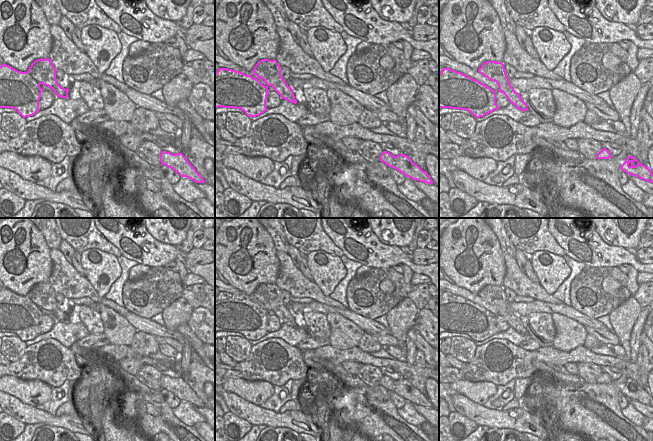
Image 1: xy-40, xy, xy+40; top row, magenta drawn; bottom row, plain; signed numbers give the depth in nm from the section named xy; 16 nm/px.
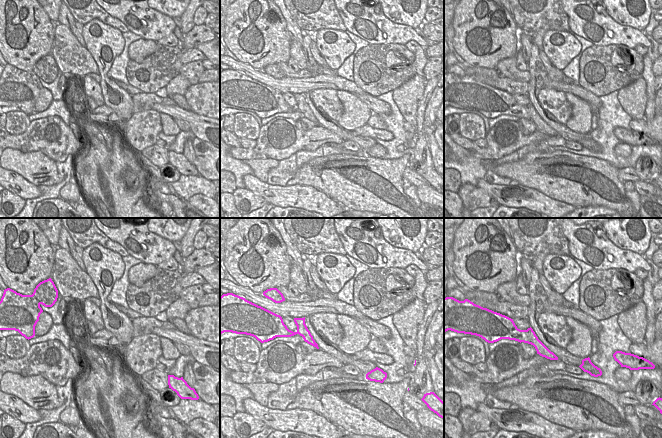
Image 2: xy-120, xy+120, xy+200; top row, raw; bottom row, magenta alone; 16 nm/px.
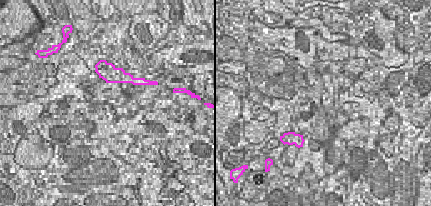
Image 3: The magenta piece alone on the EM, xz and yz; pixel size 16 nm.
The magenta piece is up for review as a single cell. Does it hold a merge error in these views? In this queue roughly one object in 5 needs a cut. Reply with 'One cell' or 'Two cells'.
Two cells.

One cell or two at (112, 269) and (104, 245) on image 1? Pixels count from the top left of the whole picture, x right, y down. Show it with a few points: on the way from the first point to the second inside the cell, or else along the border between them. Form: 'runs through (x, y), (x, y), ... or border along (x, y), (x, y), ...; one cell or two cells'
border along (82, 251), (98, 248), (116, 257); two cells

